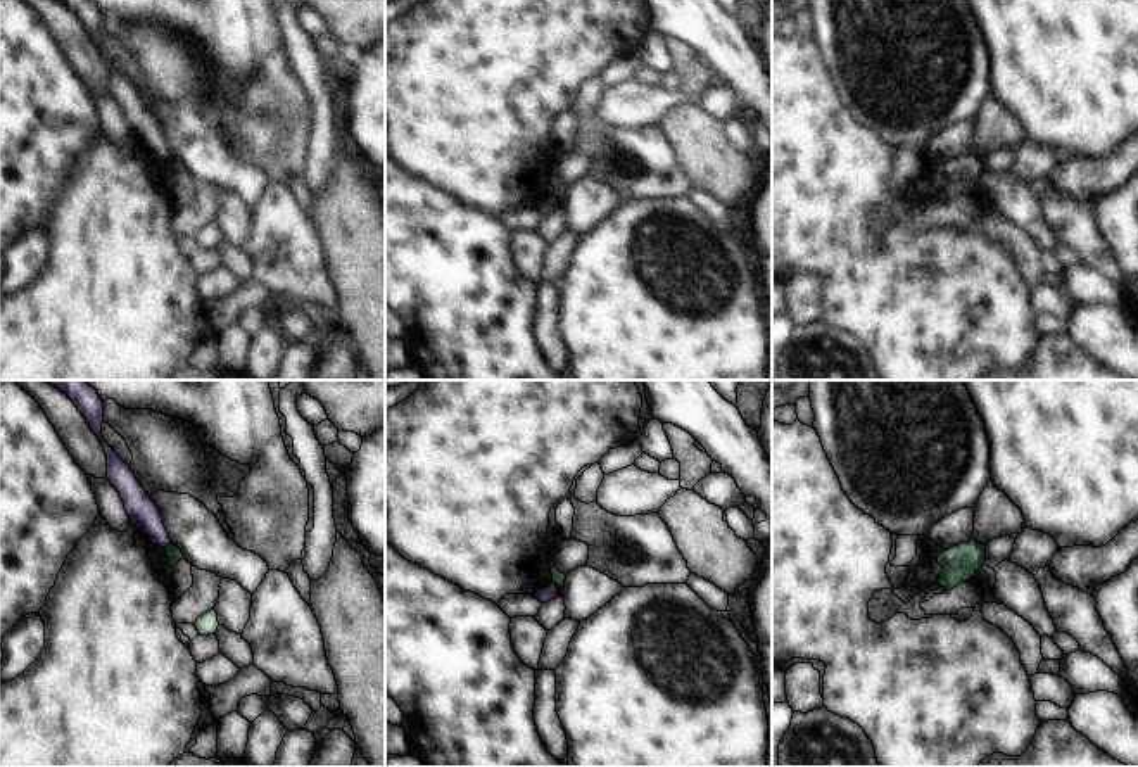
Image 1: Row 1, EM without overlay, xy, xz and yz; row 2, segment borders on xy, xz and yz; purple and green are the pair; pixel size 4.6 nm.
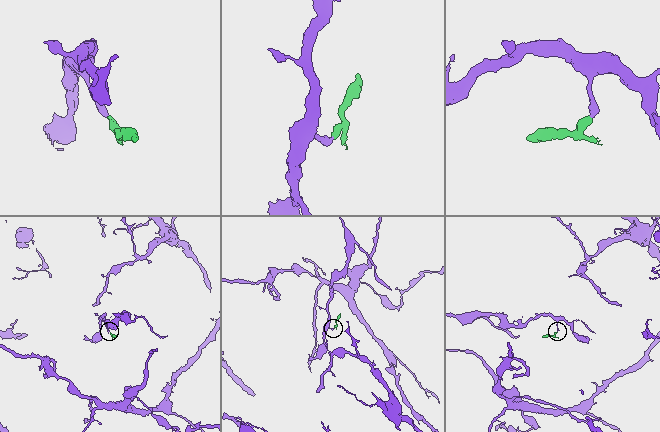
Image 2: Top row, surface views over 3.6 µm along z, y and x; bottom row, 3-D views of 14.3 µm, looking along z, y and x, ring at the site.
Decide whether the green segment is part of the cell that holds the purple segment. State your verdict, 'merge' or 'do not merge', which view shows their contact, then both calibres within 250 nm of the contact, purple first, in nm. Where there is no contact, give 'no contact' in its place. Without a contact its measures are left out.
do not merge; contact in xz; calibres 70 and 60 nm

